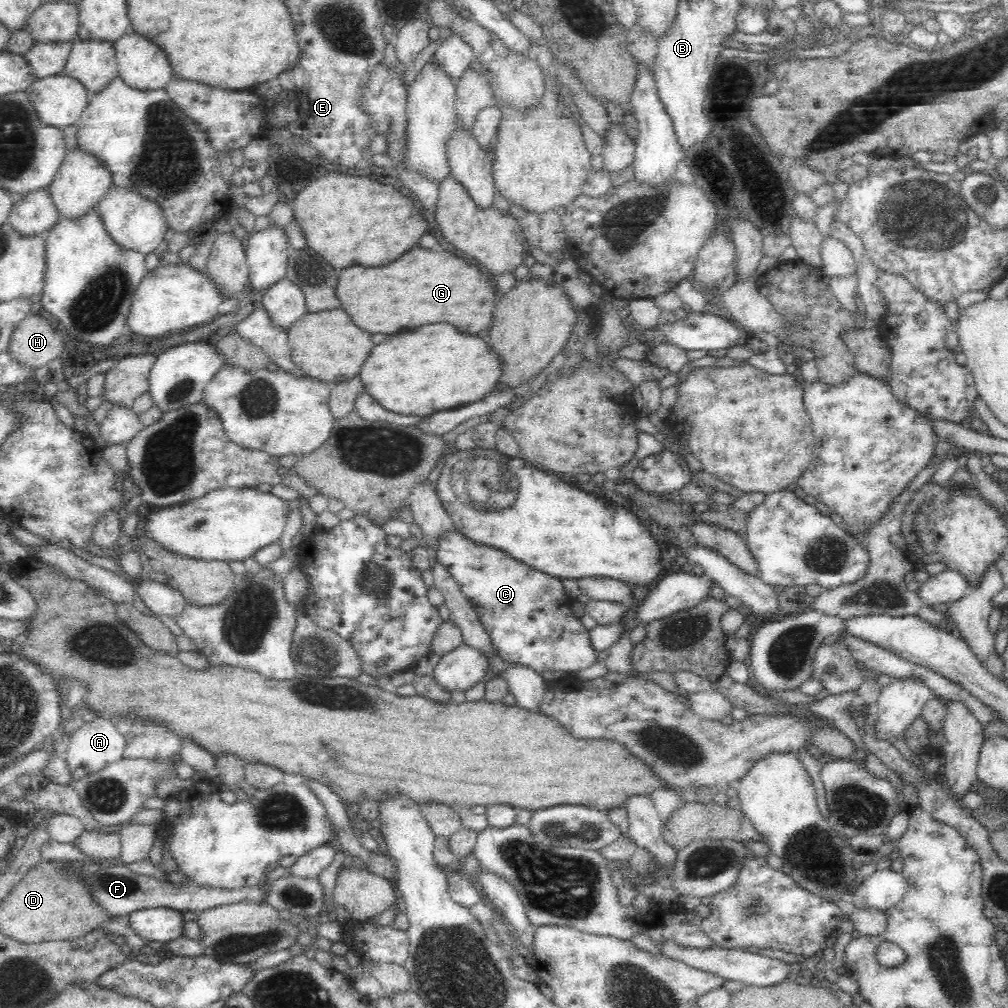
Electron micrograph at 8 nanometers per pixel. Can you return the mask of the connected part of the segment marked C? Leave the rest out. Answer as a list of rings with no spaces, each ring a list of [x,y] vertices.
[[[456,529],[437,539],[437,562],[458,582],[506,664],[526,666],[538,675],[547,671],[575,674],[596,664],[590,629],[582,625],[573,608],[565,606],[568,596],[563,579],[532,569],[504,550],[472,542]]]

